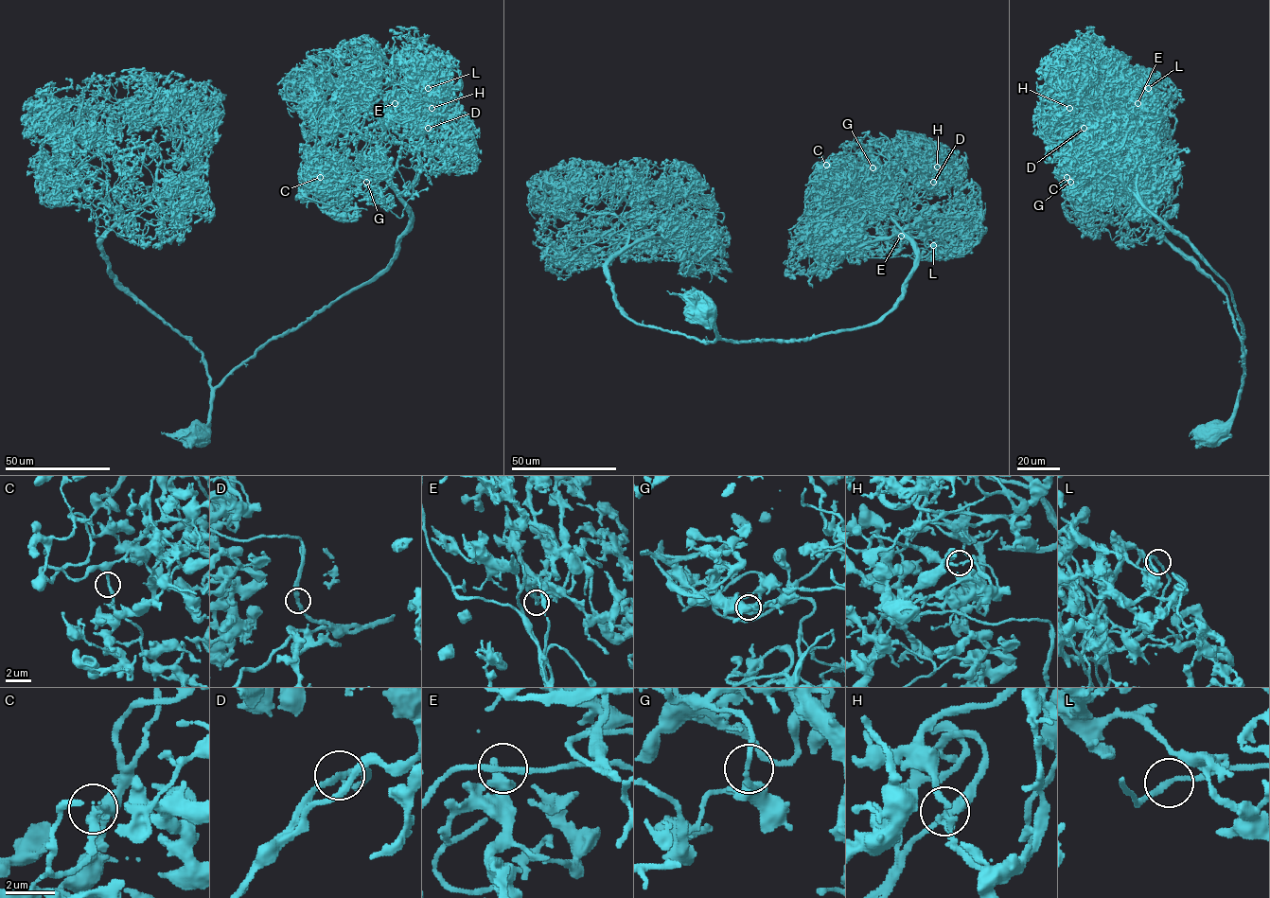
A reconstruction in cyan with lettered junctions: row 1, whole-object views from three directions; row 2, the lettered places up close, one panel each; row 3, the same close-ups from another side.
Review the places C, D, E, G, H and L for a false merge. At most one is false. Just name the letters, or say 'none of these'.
none of these

